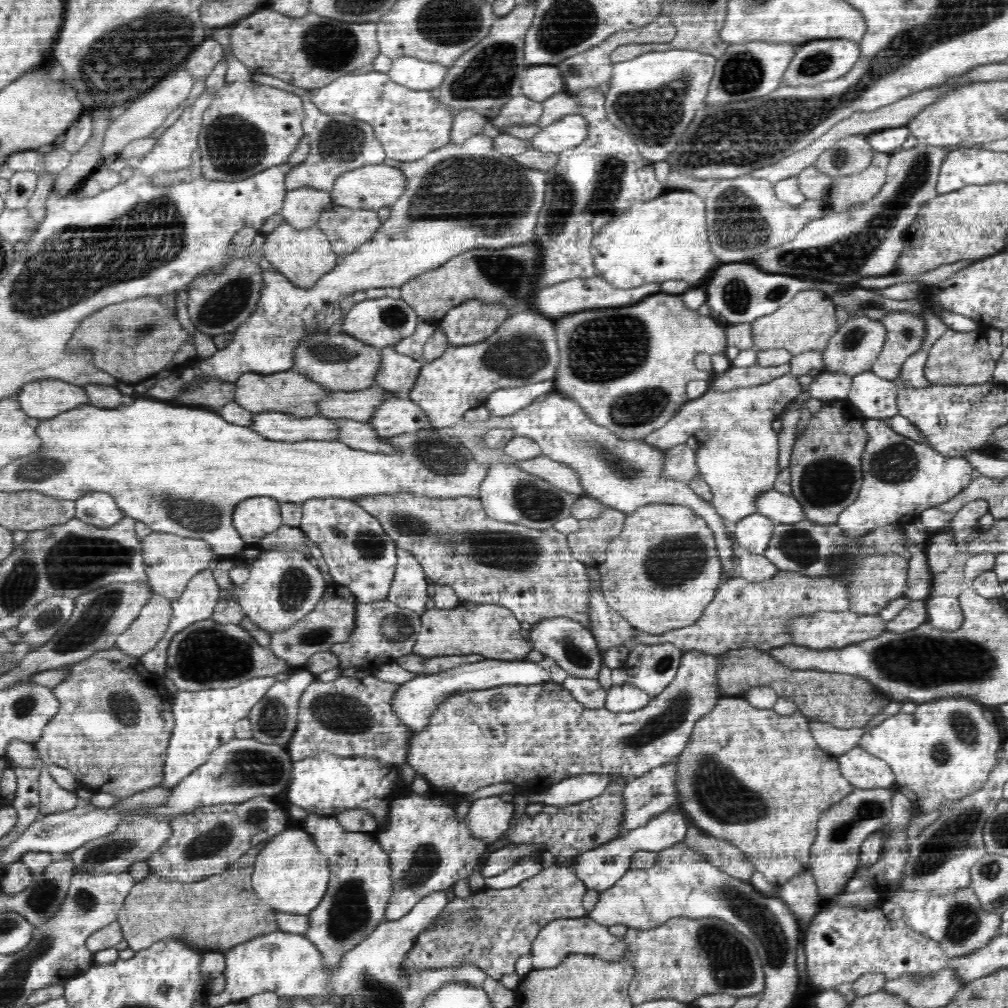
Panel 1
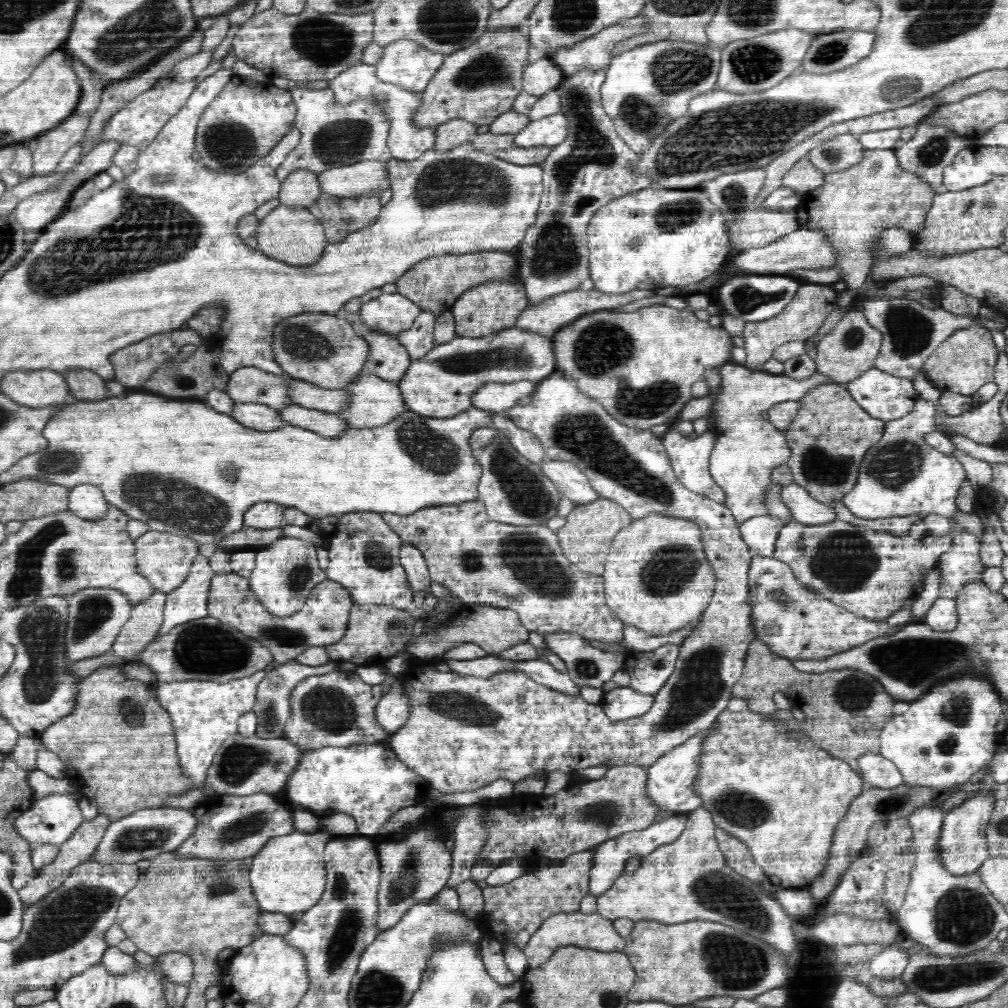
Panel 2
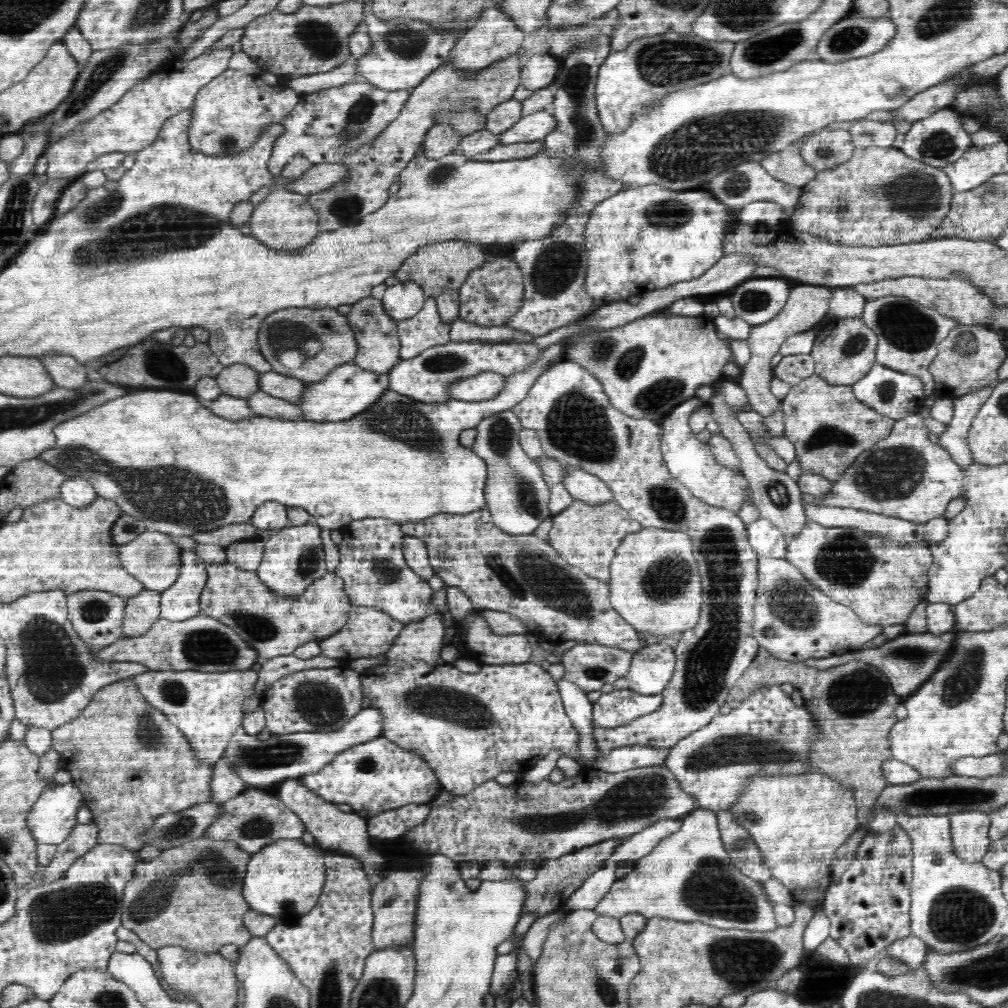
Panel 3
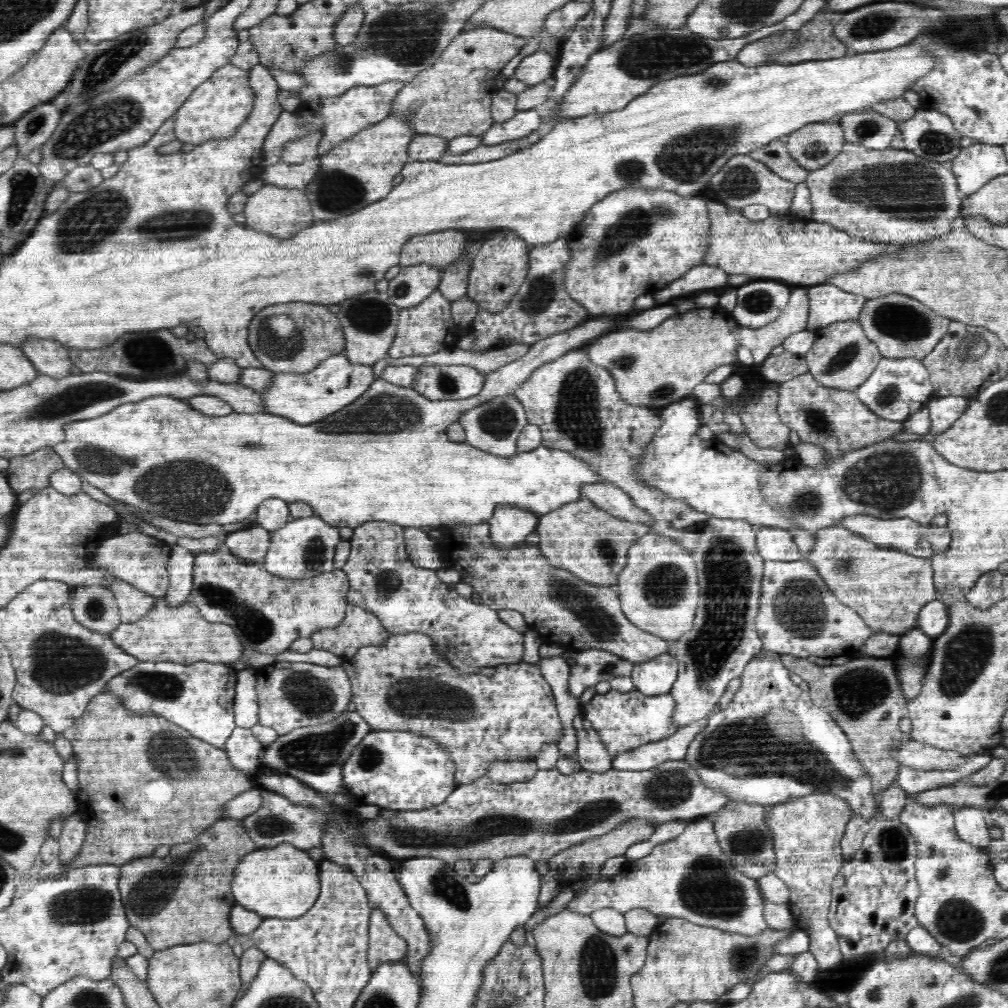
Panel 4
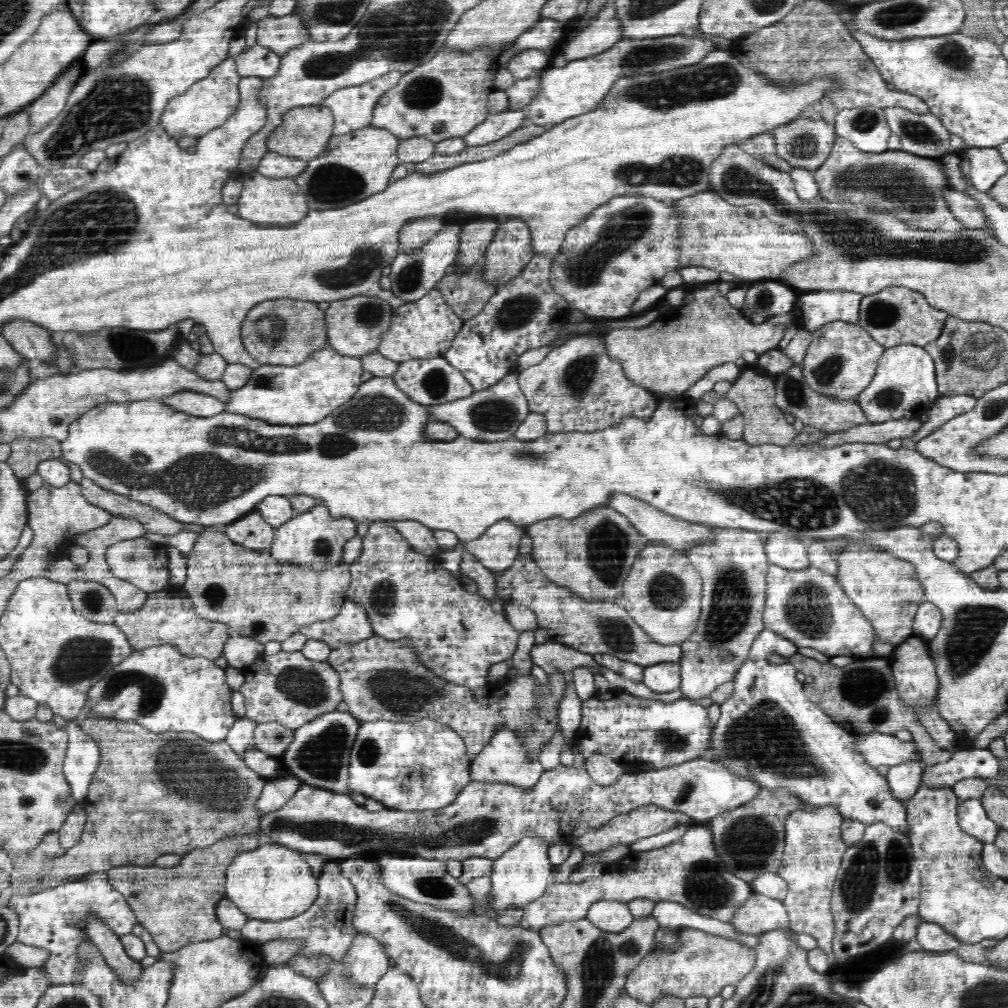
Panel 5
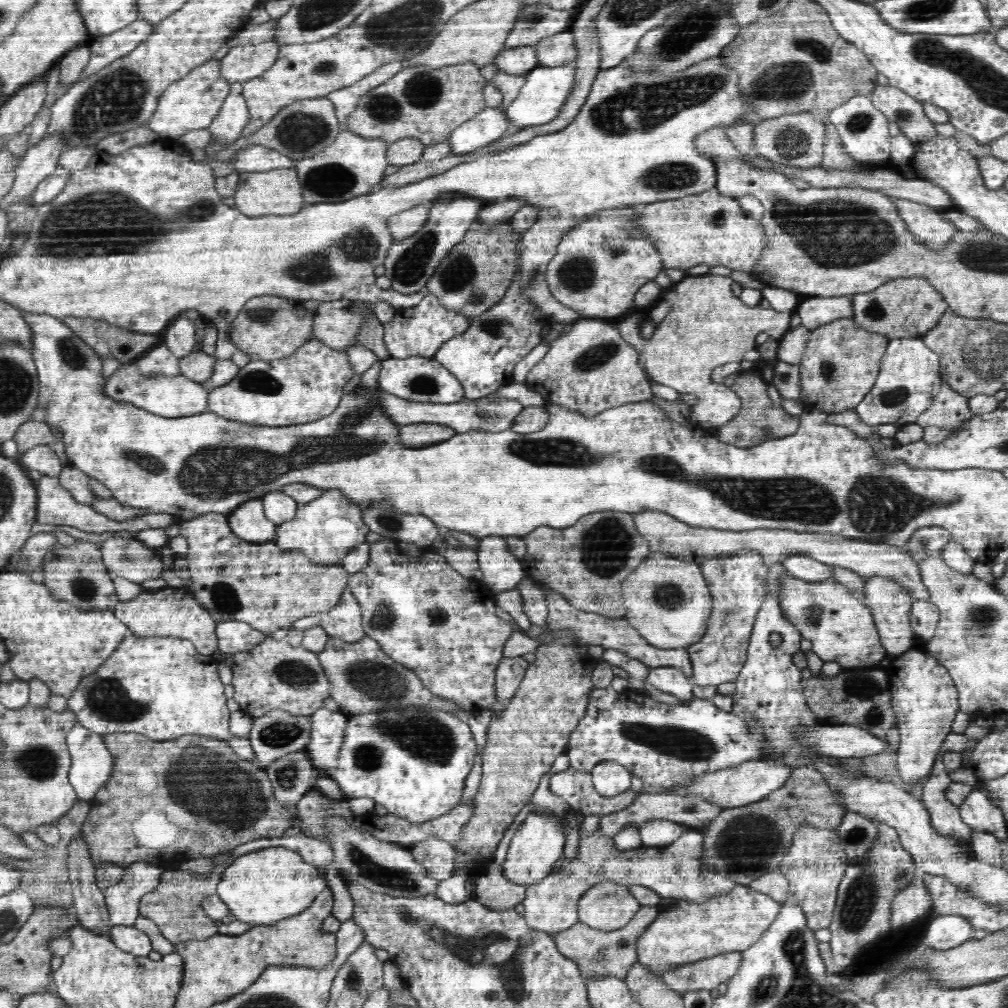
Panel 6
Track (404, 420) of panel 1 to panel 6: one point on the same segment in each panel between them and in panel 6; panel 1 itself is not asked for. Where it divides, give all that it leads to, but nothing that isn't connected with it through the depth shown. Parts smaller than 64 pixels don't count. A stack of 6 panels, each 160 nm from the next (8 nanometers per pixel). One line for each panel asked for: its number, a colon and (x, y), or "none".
2: (375, 402)
3: (348, 389)
4: (304, 399)
5: (283, 395)
6: (308, 385)

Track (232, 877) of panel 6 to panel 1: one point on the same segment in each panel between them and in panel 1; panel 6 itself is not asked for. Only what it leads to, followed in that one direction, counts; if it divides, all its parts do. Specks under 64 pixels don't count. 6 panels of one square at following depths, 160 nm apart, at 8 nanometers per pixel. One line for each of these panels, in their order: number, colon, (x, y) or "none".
1: (290, 875)
2: (288, 876)
3: (287, 875)
4: (281, 882)
5: (272, 883)

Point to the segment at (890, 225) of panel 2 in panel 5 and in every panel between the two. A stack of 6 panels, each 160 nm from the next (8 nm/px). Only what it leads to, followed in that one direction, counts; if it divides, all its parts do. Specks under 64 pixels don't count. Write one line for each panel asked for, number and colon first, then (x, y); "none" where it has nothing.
3: (880, 196)
4: (886, 196)
5: (912, 187)

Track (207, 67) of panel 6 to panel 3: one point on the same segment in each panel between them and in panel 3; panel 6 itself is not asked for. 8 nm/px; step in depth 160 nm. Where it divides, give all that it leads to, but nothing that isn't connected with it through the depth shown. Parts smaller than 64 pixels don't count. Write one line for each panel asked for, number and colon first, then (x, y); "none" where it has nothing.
3: (227, 114)
4: (215, 109)
5: (206, 104)

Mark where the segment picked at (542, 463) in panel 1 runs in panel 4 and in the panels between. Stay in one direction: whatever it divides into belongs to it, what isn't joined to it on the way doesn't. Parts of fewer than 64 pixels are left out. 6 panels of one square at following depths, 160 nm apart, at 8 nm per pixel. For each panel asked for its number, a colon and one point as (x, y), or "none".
2: (572, 483)
3: (581, 485)
4: (608, 497)

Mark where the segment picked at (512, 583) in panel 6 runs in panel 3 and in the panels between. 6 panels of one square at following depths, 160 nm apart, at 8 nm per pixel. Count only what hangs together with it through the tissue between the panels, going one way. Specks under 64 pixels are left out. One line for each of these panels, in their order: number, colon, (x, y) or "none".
3: (517, 498)
4: (508, 527)
5: (497, 549)

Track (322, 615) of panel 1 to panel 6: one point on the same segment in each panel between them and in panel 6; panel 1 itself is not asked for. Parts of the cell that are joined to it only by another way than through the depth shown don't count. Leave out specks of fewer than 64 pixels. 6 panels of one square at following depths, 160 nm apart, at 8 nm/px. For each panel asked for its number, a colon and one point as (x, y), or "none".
2: (323, 619)
3: (274, 624)
4: (267, 612)
5: (259, 598)
6: (258, 583)

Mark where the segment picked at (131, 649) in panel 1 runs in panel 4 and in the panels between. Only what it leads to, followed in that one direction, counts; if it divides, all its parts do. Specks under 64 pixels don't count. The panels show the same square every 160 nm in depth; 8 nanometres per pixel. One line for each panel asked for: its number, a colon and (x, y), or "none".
2: (146, 619)
3: (141, 611)
4: (133, 603)

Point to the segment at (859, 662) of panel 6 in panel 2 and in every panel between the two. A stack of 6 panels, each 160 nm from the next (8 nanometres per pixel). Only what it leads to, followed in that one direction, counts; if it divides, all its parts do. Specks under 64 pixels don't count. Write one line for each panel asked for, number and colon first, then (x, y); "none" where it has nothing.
2: (796, 624)
3: (794, 620)
4: (799, 615)
5: (809, 606)

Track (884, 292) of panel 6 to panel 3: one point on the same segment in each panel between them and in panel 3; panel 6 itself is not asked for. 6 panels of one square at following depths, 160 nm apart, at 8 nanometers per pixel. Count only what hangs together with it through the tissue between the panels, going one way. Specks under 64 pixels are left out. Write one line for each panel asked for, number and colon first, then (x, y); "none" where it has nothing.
3: (908, 334)
4: (901, 326)
5: (896, 315)

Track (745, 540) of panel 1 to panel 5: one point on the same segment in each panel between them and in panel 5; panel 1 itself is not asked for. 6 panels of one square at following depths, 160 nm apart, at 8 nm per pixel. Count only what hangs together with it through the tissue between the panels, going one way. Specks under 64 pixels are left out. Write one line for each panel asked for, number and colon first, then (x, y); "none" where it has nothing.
2: (760, 533)
3: (767, 540)
4: (775, 544)
5: (789, 552)

